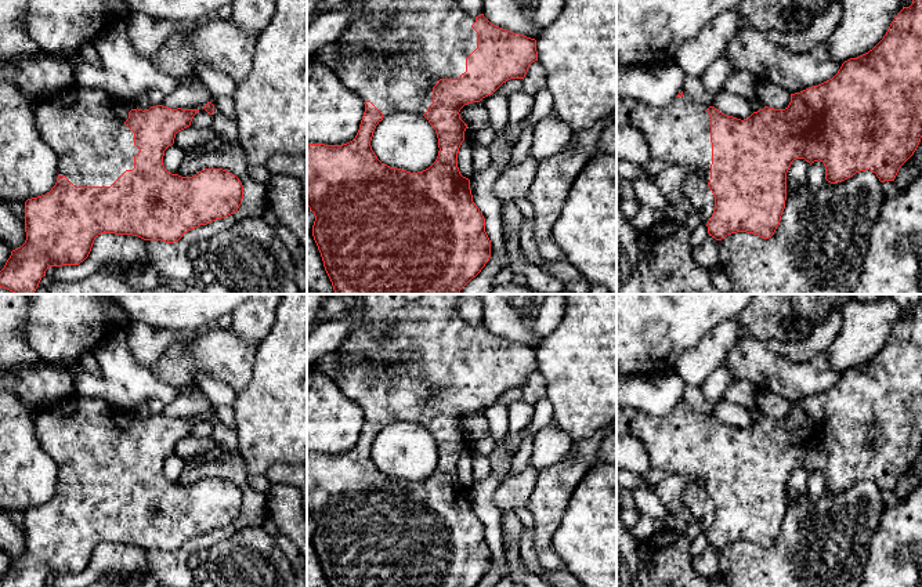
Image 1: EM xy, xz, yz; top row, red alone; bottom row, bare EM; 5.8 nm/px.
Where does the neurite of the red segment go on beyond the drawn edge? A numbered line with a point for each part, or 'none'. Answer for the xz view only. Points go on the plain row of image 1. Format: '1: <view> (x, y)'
1: xz (430, 345)

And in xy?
1: xy (85, 435)

